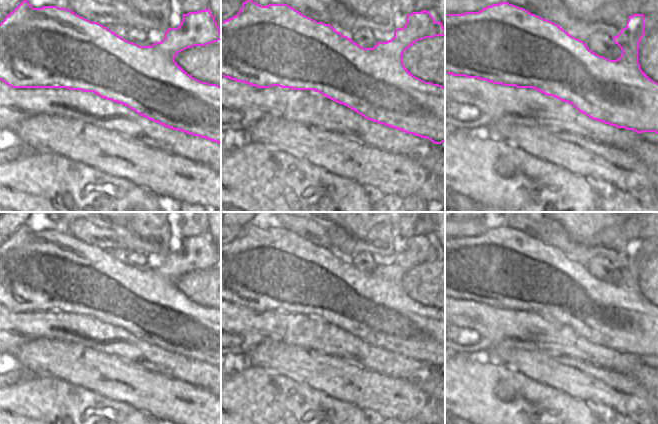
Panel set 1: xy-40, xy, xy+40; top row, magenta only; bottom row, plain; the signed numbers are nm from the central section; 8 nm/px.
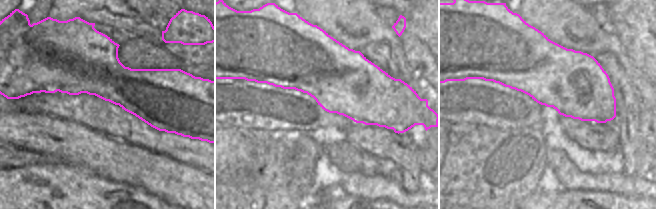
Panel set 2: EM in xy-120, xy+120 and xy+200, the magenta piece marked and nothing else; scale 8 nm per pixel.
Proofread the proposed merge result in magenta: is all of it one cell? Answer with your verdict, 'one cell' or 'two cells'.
one cell

